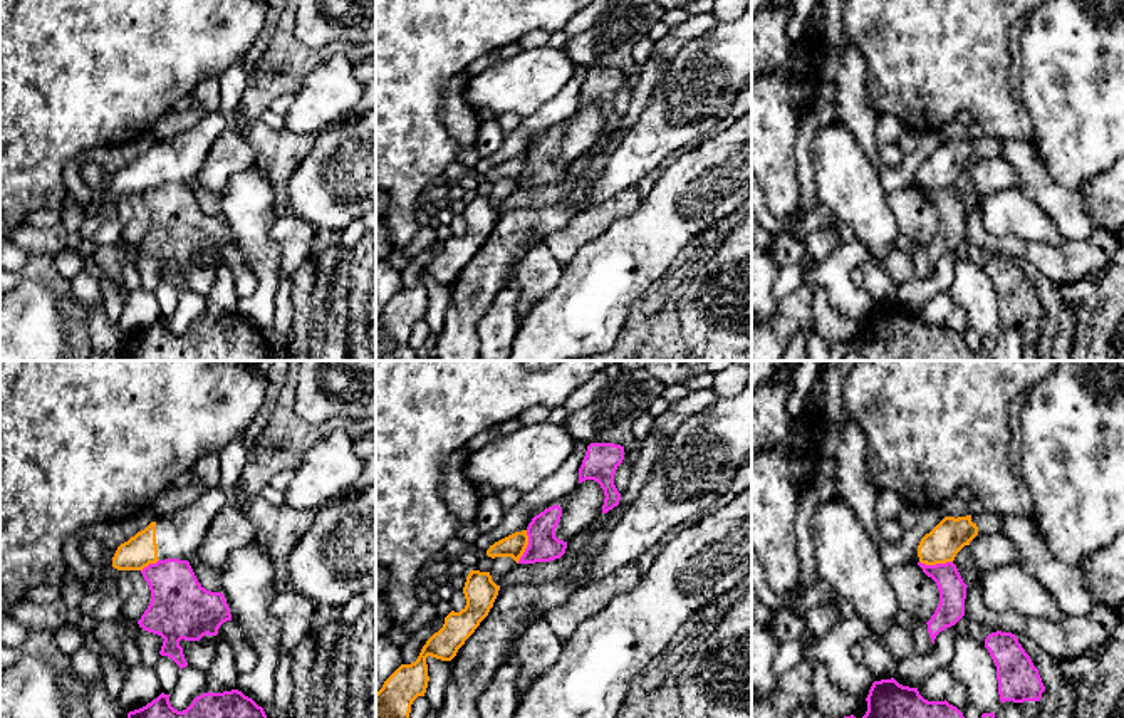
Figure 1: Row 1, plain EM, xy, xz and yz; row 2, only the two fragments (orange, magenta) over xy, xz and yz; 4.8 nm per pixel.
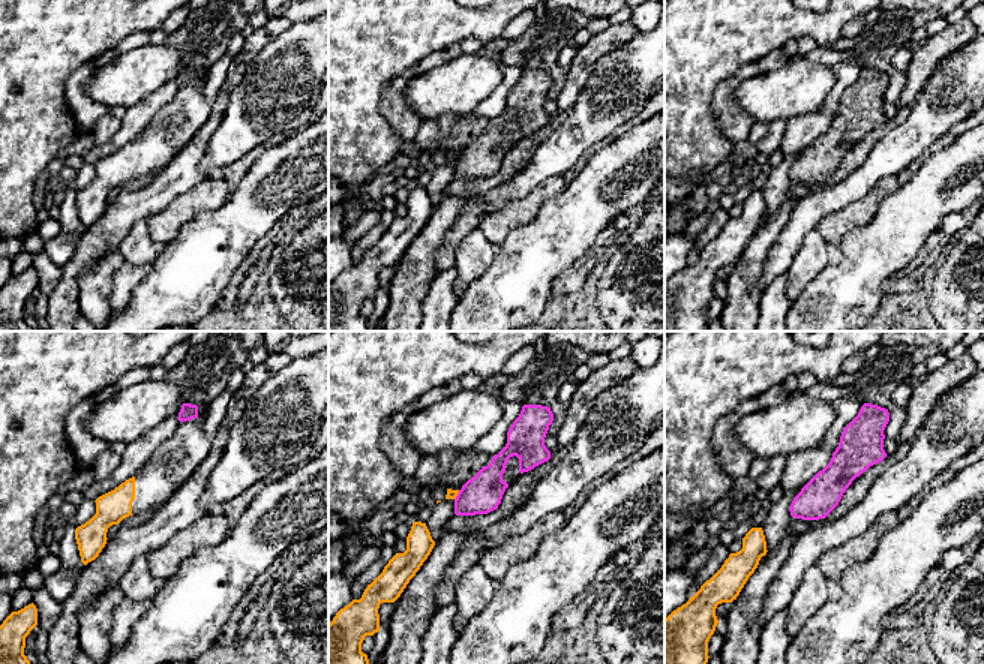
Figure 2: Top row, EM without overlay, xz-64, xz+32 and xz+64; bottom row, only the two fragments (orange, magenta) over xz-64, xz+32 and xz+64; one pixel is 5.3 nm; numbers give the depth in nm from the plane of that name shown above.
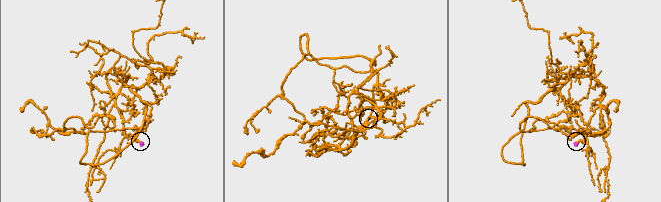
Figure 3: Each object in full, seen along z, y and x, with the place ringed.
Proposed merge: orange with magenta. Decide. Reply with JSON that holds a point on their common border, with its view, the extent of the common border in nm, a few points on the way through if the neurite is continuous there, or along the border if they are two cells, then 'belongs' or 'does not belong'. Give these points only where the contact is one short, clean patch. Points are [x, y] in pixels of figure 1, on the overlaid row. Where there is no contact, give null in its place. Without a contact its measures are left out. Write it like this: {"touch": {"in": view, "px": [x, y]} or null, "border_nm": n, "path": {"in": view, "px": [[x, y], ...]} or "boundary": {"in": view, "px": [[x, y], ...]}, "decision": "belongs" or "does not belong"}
{"touch": {"in": "xz", "px": [525, 547]}, "border_nm": 170, "boundary": {"in": "xz", "px": [[527, 530], [527, 547], [517, 562]]}, "decision": "does not belong"}

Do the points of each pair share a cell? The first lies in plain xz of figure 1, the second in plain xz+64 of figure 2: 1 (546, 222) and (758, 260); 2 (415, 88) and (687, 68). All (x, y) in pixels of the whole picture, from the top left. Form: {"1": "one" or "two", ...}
{"1": "one", "2": "one"}

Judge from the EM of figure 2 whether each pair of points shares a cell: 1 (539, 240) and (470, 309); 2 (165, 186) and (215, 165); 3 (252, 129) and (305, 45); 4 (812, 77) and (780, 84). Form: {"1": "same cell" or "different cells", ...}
{"1": "same cell", "2": "different cells", "3": "same cell", "4": "same cell"}

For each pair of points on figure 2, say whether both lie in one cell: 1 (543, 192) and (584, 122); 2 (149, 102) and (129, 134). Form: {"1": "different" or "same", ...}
{"1": "different", "2": "same"}

